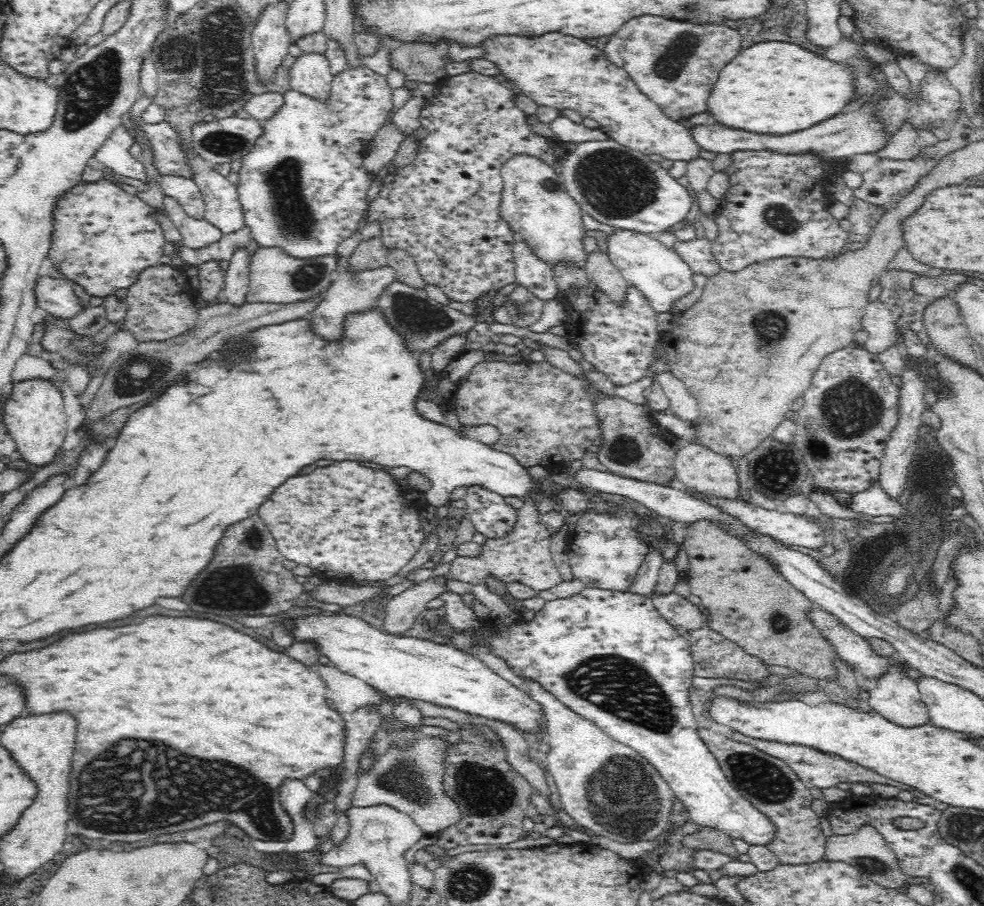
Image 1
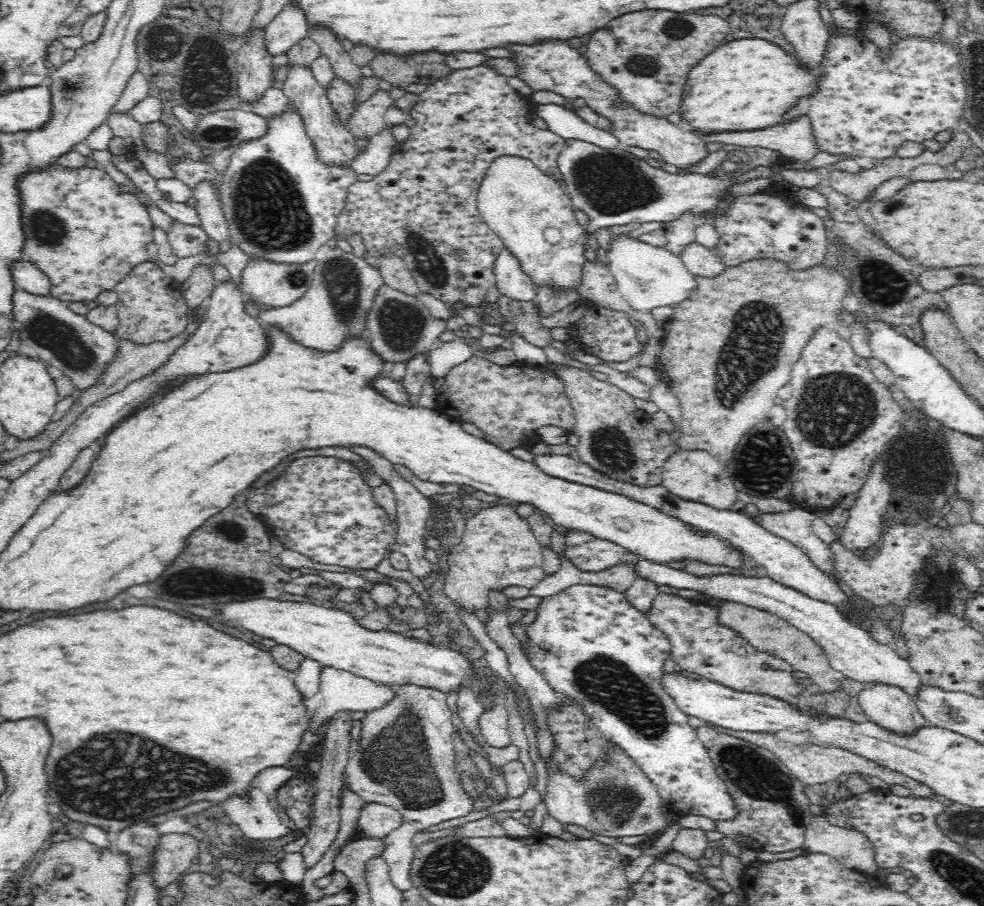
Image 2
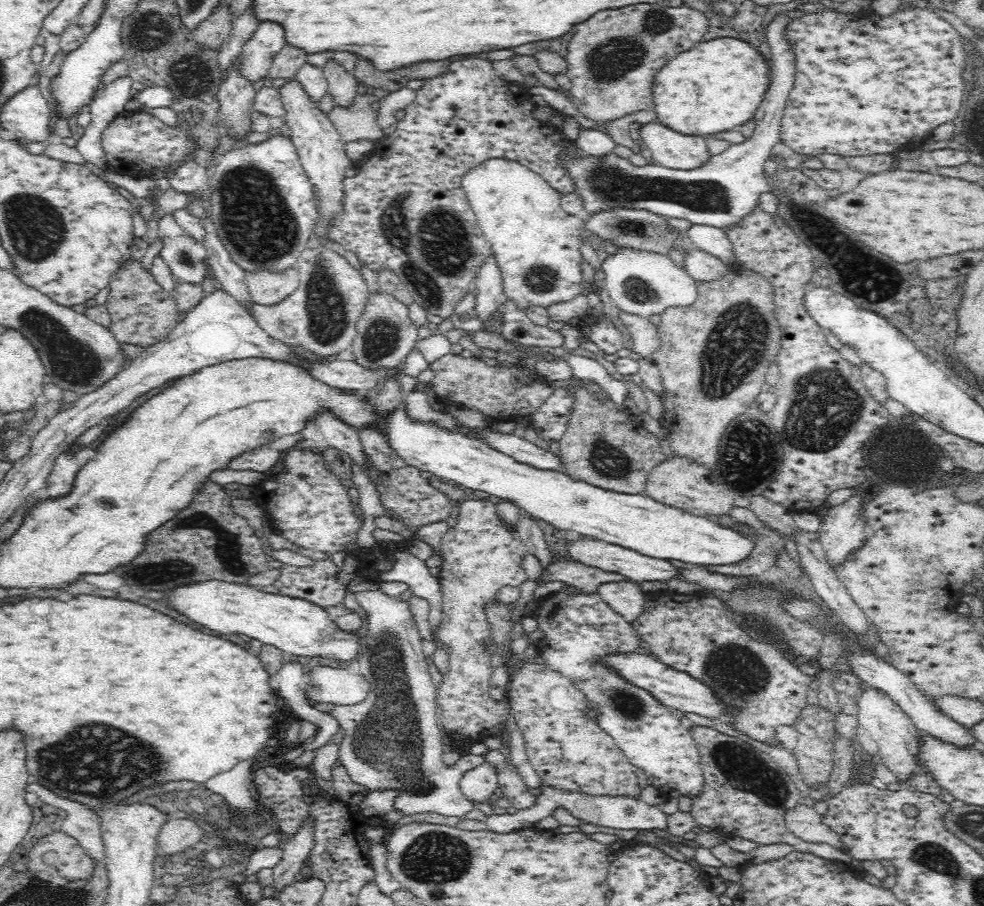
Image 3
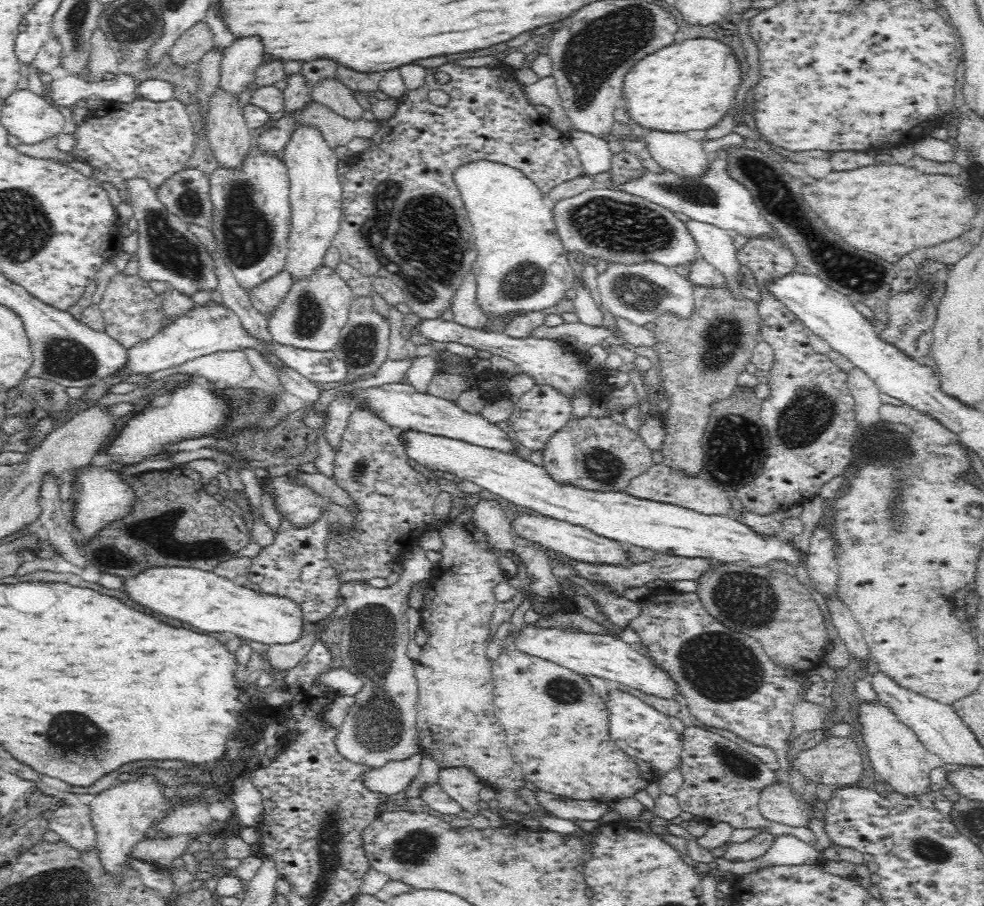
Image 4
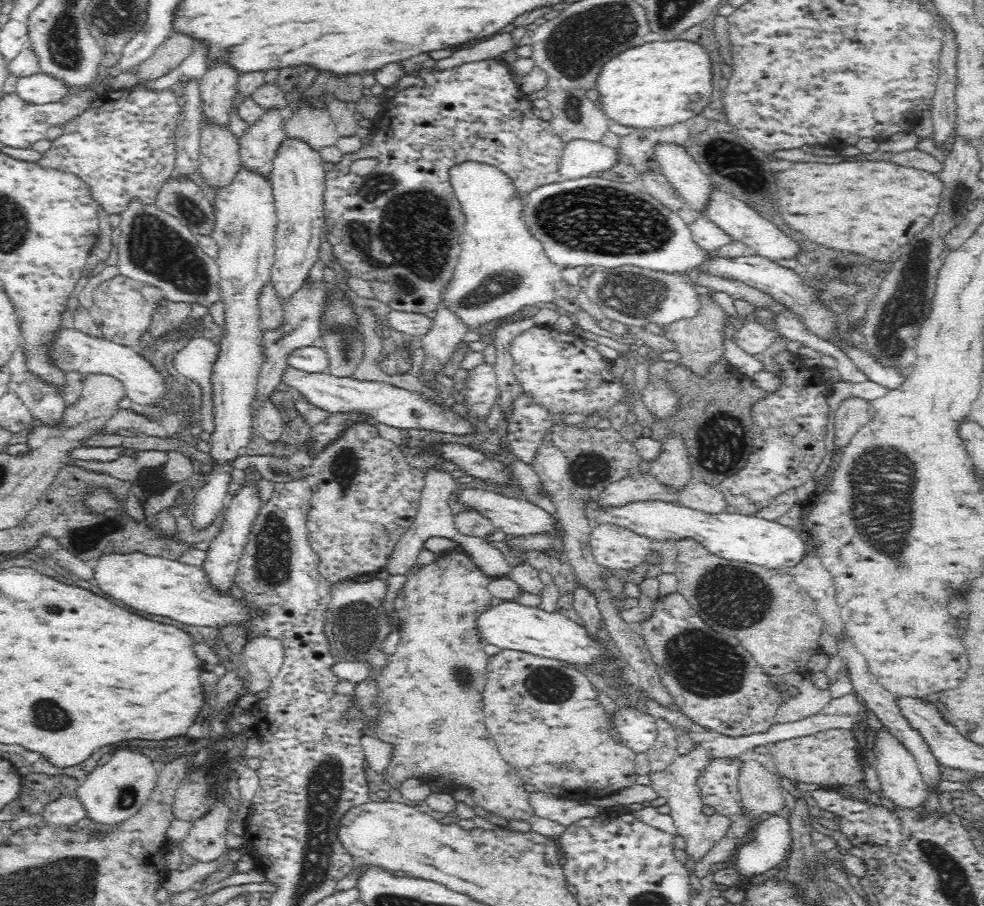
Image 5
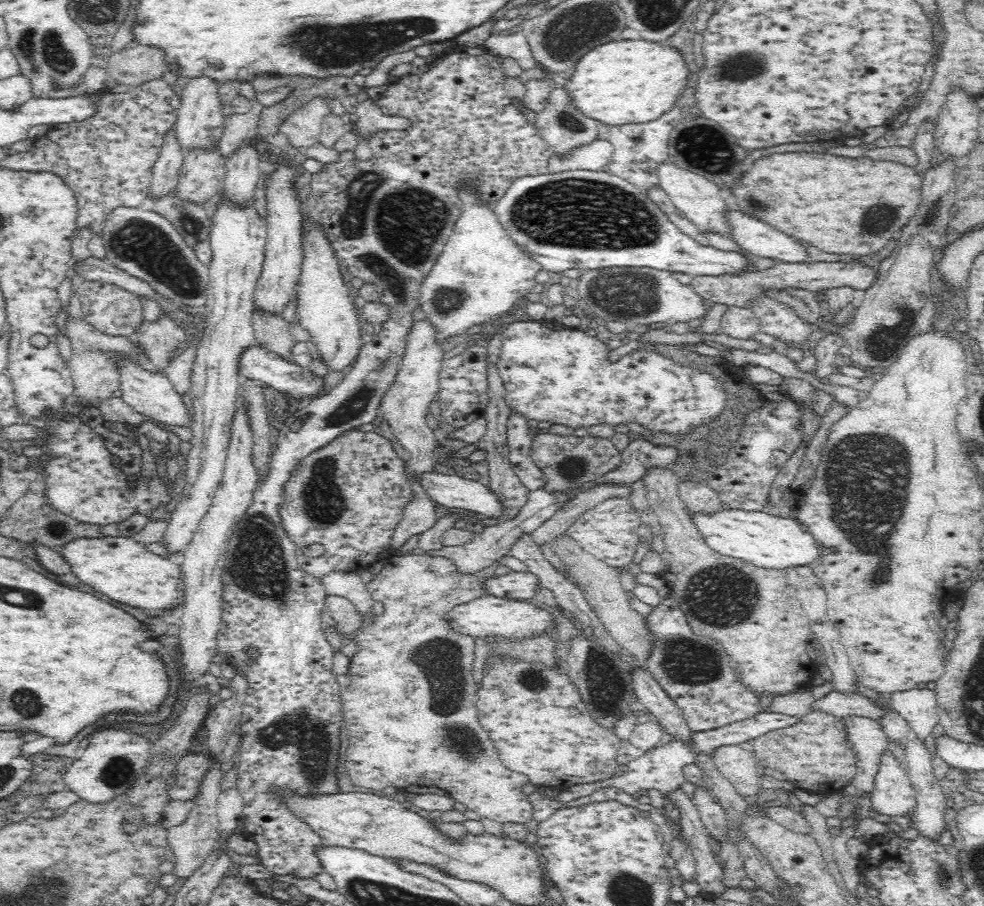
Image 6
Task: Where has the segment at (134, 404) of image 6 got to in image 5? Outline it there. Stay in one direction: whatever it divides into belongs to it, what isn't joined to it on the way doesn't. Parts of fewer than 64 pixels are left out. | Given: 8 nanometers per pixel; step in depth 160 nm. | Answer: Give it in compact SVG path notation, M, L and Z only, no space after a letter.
M74 329L60 330L57 341L52 346L51 354L54 363L64 372L104 373L116 377L123 382L125 394L134 404L142 406L159 406L169 399L166 382L162 380L160 372L141 355L132 351L130 347L112 343L105 339L90 337Z

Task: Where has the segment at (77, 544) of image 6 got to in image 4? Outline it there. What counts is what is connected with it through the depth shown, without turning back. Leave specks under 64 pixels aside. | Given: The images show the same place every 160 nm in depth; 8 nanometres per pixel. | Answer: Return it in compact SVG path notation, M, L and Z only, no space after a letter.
M150 566L134 576L122 577L122 592L136 604L176 618L204 632L232 632L250 641L287 643L304 638L299 624L299 608L287 598L248 590L212 570L179 566Z

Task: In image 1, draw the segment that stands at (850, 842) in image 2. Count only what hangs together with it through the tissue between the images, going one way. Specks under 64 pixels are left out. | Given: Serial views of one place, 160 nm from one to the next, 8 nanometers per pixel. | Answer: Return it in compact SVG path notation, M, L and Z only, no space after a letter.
M862 825L852 834L830 834L825 836L823 855L828 860L844 861L858 869L868 880L881 884L884 888L903 890L911 883L912 877L904 874L897 865L895 854L888 848L880 833L869 825Z

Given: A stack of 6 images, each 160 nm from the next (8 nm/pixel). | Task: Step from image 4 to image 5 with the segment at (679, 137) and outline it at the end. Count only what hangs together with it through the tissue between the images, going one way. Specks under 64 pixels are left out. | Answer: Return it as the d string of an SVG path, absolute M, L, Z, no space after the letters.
M658 144L654 153L660 163L659 172L666 176L684 206L703 216L714 188L708 175L700 172L698 165L685 153L683 145Z

